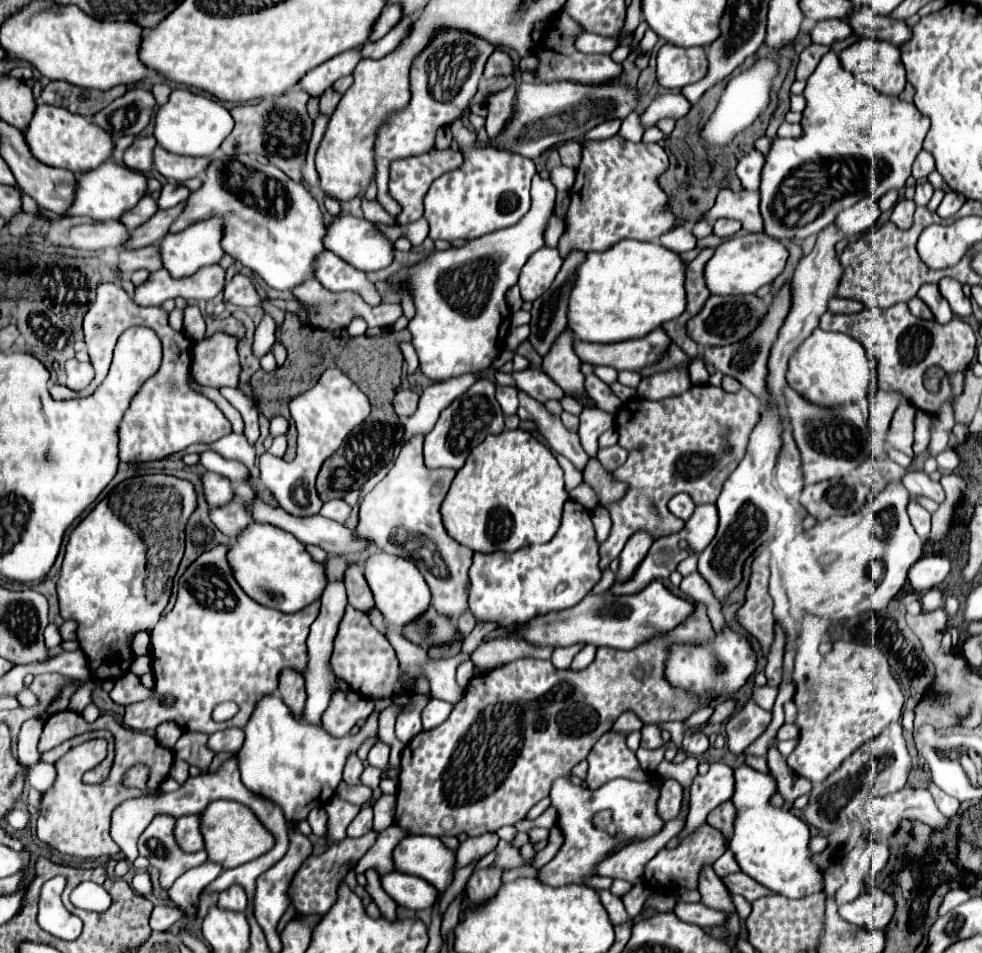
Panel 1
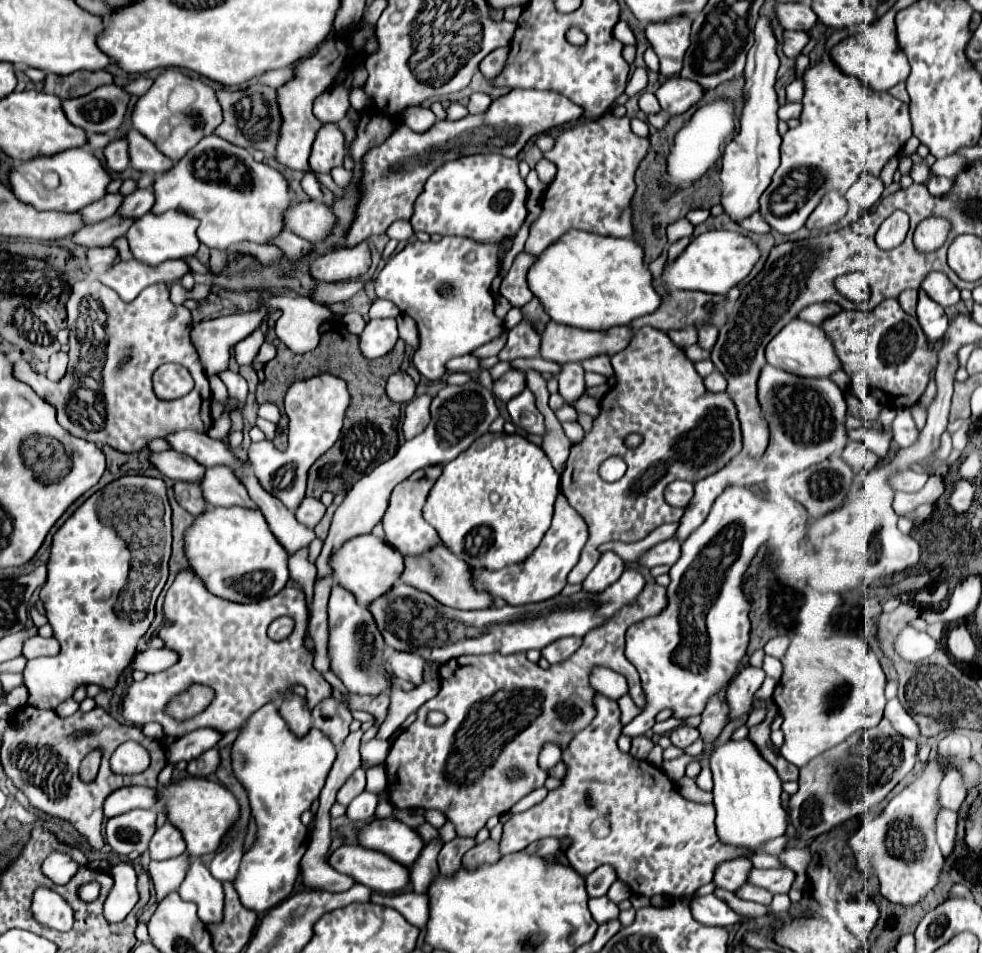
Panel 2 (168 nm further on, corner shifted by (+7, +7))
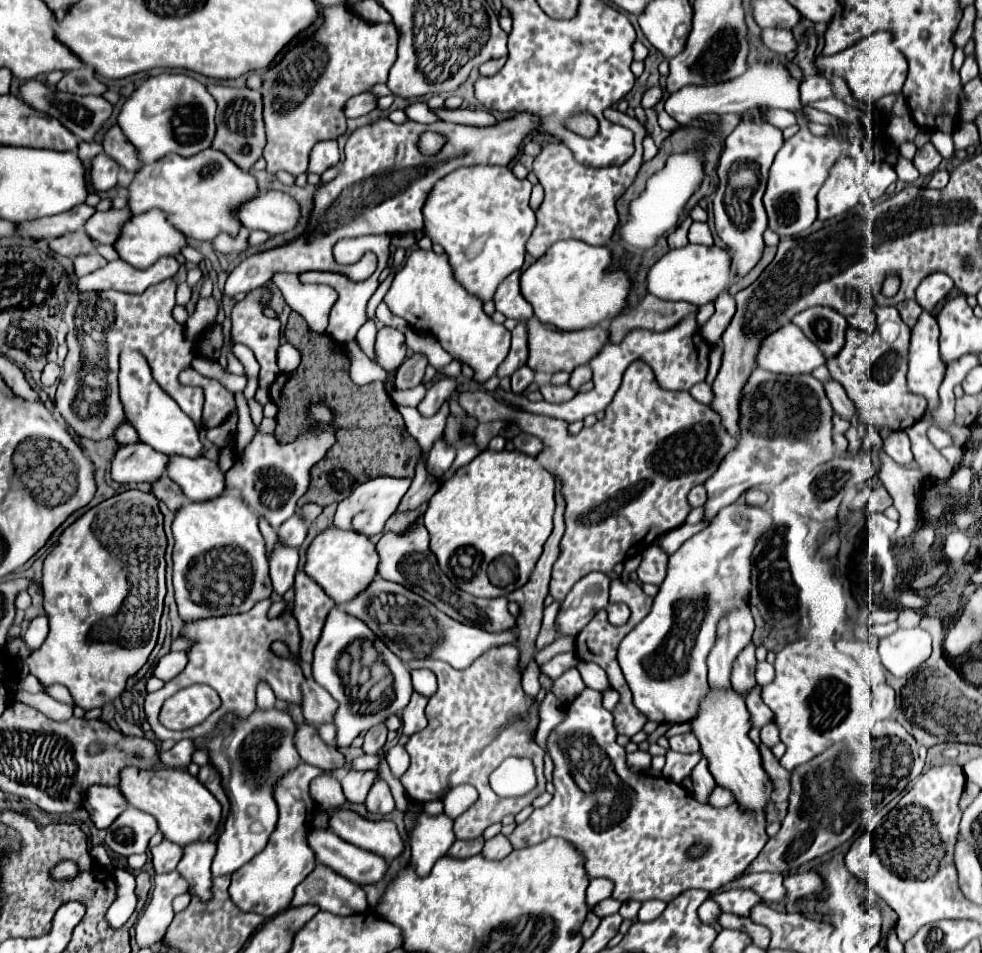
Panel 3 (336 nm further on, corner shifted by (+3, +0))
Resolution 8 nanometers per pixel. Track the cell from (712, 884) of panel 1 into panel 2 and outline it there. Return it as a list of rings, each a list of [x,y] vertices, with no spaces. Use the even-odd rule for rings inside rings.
[[[717,888],[713,894],[715,894],[717,898],[721,898],[721,900],[723,900],[735,914],[739,914],[739,916],[745,916],[745,918],[761,918],[761,916],[767,914],[767,908],[765,908],[765,906],[753,904],[753,902],[747,902],[747,900],[741,900],[741,898],[737,898],[735,894],[729,894],[727,890]]]

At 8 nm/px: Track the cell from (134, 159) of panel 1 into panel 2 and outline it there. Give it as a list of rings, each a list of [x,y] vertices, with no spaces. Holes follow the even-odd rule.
[[[113,140],[107,144],[107,148],[103,150],[105,154],[105,162],[107,162],[107,168],[115,174],[123,172],[127,166],[129,166],[129,152],[127,152],[127,146],[125,146],[125,140]]]

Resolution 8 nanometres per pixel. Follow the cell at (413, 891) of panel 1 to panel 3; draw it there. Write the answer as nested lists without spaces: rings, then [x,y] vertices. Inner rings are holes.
[[[311,829],[309,845],[323,865],[331,867],[335,873],[347,877],[357,885],[373,885],[385,879],[387,863],[383,857],[353,847],[351,843],[339,839],[333,831]]]

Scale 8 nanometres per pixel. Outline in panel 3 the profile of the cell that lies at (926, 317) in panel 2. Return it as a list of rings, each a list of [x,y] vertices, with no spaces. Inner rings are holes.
[[[923,311],[917,319],[911,335],[909,349],[909,389],[927,399],[927,413],[933,413],[939,405],[939,385],[945,375],[945,365],[939,357],[937,345],[937,321],[929,311]]]

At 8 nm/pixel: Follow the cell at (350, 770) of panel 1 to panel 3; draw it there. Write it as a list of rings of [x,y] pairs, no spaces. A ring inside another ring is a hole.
[[[307,679],[303,683],[303,715],[307,723],[333,723],[333,713],[337,713],[333,697],[329,697],[329,693],[325,693],[325,689],[321,689],[313,679]]]

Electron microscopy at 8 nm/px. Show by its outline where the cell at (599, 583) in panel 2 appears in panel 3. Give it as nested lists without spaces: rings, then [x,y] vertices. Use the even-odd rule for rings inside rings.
[[[593,571],[579,583],[575,583],[575,587],[561,603],[561,611],[555,621],[555,627],[561,635],[577,635],[599,609],[607,607],[609,581],[609,575]]]

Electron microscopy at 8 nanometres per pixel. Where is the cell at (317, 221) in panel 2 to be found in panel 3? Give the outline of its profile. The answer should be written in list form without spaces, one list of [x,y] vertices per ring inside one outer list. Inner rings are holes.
[[[265,191],[253,201],[245,203],[237,217],[247,229],[261,229],[269,235],[283,235],[293,231],[301,221],[301,205],[287,193]]]

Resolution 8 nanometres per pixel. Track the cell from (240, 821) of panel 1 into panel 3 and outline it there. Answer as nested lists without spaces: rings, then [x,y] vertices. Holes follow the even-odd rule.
[[[127,767],[121,771],[121,793],[127,803],[153,815],[159,823],[165,839],[185,847],[193,841],[209,841],[213,833],[217,833],[221,823],[221,803],[205,789],[197,777],[189,775],[185,769],[151,769],[139,771],[135,767]]]

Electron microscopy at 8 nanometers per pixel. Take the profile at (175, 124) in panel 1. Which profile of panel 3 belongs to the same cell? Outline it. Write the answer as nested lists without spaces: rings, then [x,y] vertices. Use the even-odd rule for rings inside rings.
[[[163,73],[149,77],[137,91],[133,91],[133,95],[125,101],[117,123],[125,137],[137,147],[141,161],[153,163],[167,153],[189,157],[211,147],[217,131],[215,111],[217,103],[209,95],[207,87],[197,79],[183,73]]]

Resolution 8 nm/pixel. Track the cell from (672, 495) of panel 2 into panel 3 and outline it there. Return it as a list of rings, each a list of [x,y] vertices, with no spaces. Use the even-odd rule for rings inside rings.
[[[703,485],[693,487],[693,489],[689,491],[689,495],[687,495],[687,501],[689,501],[691,507],[701,507],[701,505],[705,503],[705,499],[707,499],[707,495],[705,495],[705,487],[703,487]]]

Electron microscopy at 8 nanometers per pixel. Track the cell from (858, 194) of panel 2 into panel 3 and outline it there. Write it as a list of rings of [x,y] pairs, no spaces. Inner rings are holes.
[[[877,163],[877,165],[871,165],[871,169],[867,171],[867,175],[865,175],[865,187],[867,187],[867,193],[869,193],[869,197],[875,201],[875,199],[879,199],[885,191],[887,191],[887,187],[891,185],[891,183],[895,183],[897,181],[897,173],[895,173],[895,169],[891,167],[891,165],[887,165],[887,163]]]

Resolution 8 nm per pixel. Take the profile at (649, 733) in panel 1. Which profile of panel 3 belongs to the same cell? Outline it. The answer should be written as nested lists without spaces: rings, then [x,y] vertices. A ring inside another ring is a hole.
[[[635,751],[635,753],[627,753],[627,765],[629,769],[641,773],[647,771],[651,767],[651,755],[647,751]]]

